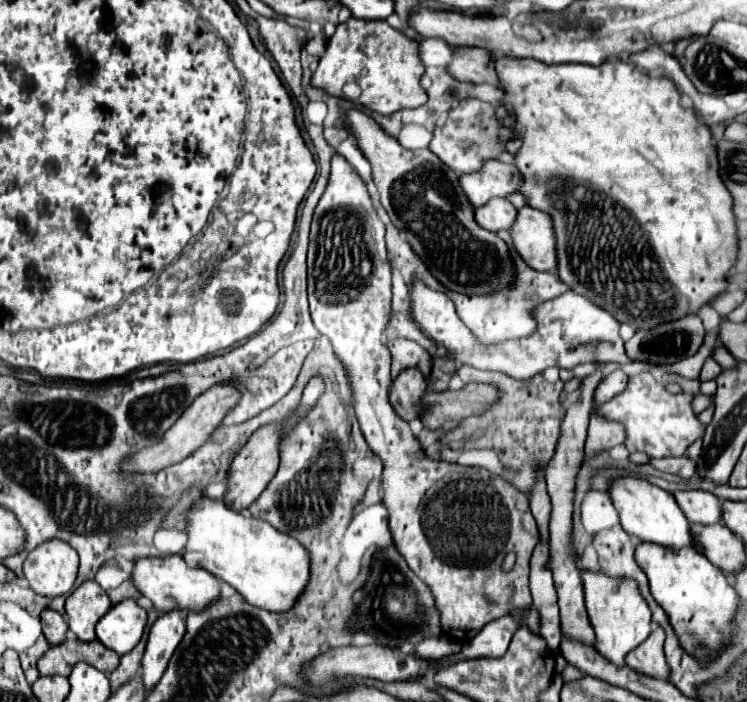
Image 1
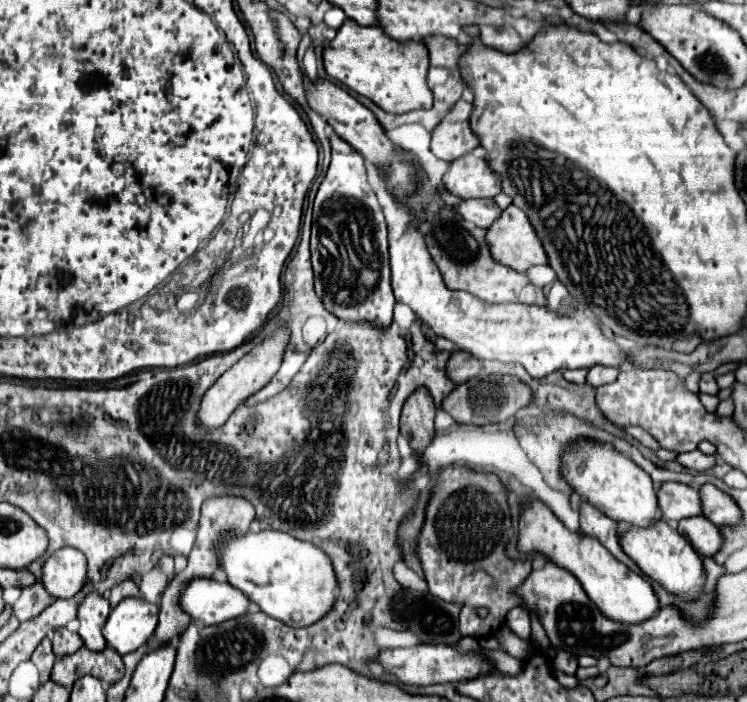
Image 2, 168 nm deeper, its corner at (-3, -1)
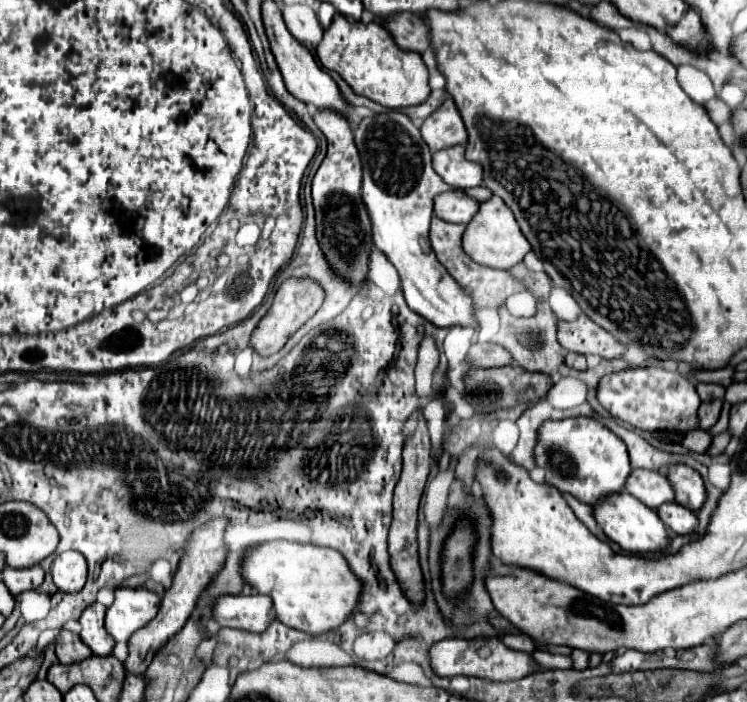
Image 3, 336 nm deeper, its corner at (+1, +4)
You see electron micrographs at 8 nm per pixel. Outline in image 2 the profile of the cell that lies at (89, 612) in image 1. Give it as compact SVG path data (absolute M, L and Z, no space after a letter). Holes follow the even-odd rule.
M88 594L84 598L84 602L78 608L78 620L80 620L80 630L78 634L84 640L84 646L94 650L94 652L102 652L106 650L106 640L102 636L102 628L104 622L110 614L110 602L98 594Z

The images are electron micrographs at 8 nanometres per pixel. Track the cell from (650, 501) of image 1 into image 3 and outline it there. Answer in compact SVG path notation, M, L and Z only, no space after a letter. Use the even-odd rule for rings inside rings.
M590 417L546 421L538 431L538 445L534 449L534 455L536 455L536 465L546 471L548 485L554 485L558 491L570 493L580 503L590 503L590 505L596 505L602 497L624 491L626 479L632 471L630 457L628 457L628 451L626 451L626 445L622 443L622 439L618 439L610 429L606 429L602 423L598 423L596 419L590 419Z

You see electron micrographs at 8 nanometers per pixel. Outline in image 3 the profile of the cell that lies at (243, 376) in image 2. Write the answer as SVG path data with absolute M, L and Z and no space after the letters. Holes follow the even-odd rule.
M294 277L286 279L282 283L282 287L276 291L272 307L256 325L256 329L248 341L248 347L254 353L258 353L260 357L270 357L270 355L278 353L284 347L284 343L290 339L290 335L296 333L320 309L322 299L324 299L324 291L312 279L294 279Z

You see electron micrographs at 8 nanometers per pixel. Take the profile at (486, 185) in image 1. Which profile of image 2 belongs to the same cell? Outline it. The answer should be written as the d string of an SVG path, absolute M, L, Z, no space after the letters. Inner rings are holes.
M472 154L460 156L450 162L448 172L444 174L444 186L458 198L494 198L500 188L500 176L494 174L484 158Z

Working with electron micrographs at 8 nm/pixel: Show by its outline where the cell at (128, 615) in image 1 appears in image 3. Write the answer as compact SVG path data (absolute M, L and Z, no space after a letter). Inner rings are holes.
M118 587L114 603L106 611L106 631L116 643L128 639L146 627L158 613L160 597L146 587Z

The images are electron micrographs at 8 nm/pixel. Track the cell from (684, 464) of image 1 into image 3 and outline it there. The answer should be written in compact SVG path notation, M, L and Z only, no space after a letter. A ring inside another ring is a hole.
M720 433L720 435L716 435L716 437L712 439L712 443L710 443L710 447L706 449L706 455L710 455L710 457L720 455L720 453L724 451L724 447L728 445L728 441L730 441L730 433Z

